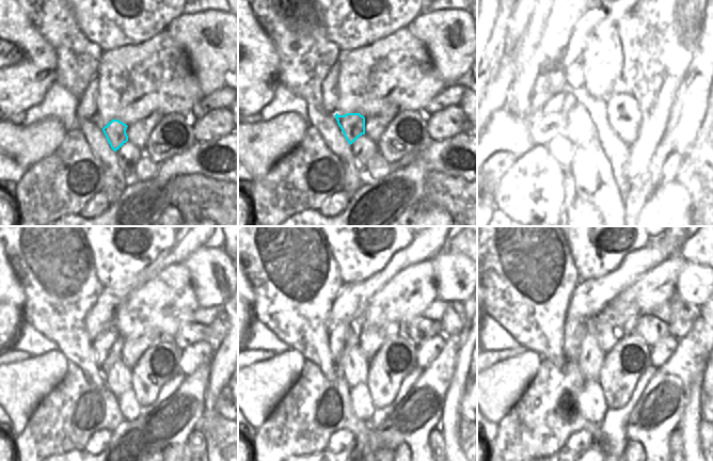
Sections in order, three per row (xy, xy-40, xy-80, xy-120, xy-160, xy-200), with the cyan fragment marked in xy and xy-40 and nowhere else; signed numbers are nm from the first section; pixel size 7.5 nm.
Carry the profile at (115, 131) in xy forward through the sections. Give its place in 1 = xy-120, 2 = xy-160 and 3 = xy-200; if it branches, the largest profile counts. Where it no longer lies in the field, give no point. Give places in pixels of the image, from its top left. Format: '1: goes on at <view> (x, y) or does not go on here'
1: goes on at xy-120 (107, 346)
2: goes on at xy-160 (341, 337)
3: goes on at xy-200 (574, 331)

